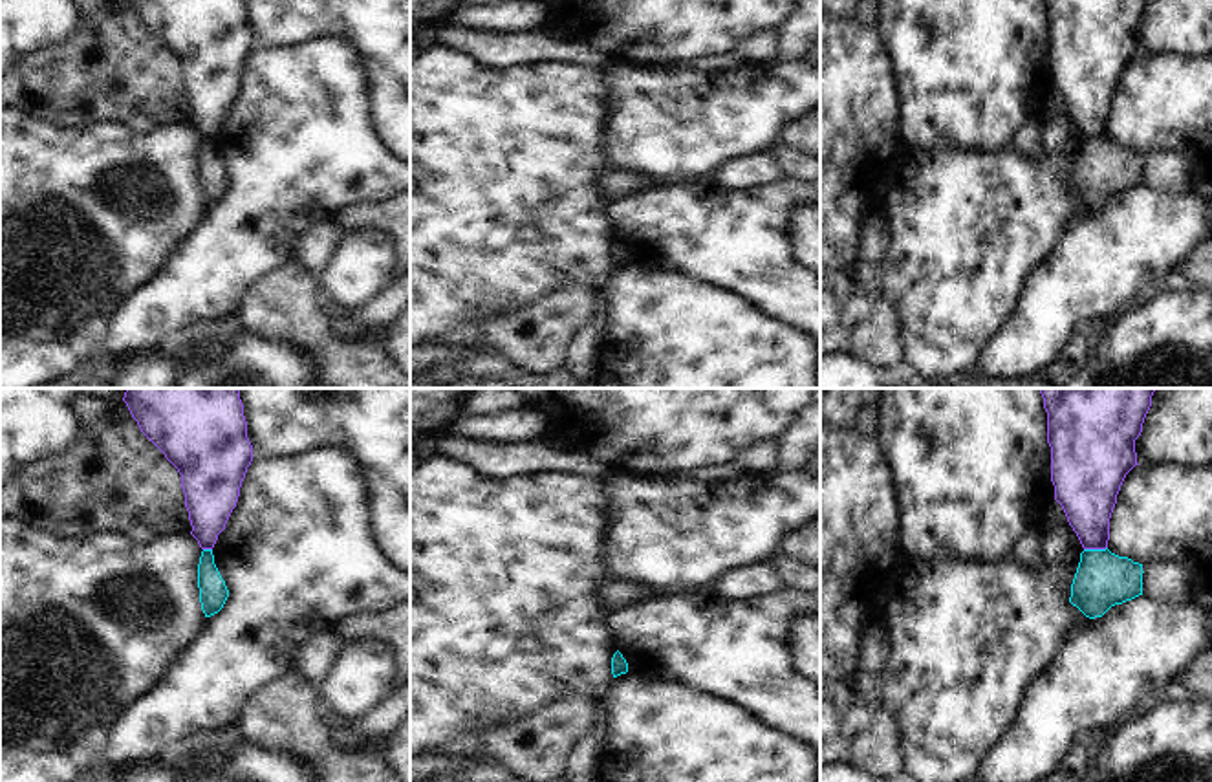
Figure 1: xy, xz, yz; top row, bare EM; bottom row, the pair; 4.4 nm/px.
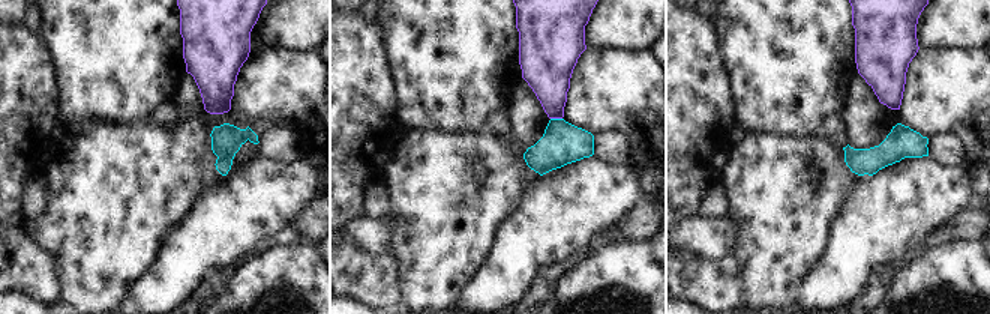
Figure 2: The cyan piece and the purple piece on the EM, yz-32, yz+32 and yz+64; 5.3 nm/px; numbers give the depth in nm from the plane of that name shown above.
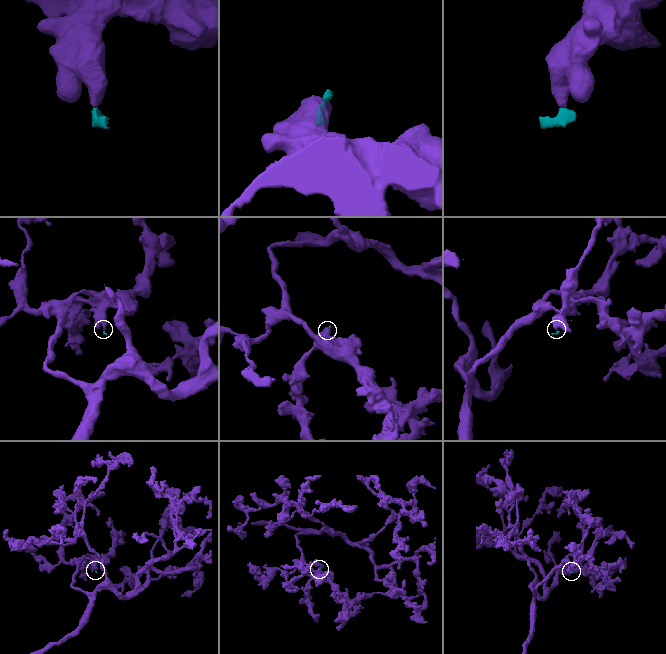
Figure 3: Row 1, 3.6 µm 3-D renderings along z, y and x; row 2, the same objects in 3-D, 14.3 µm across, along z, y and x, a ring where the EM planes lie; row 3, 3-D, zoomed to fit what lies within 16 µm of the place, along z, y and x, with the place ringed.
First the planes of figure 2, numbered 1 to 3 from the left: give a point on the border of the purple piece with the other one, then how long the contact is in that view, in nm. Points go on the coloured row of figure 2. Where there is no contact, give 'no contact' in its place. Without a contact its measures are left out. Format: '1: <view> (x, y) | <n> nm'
1: no contact
2: yz+32 (557, 119) | 60 nm
3: no contact

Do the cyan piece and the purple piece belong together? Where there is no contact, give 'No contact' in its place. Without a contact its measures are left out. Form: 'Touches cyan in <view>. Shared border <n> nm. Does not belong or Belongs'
Touches cyan in yz. Shared border 110 nm. Does not belong

